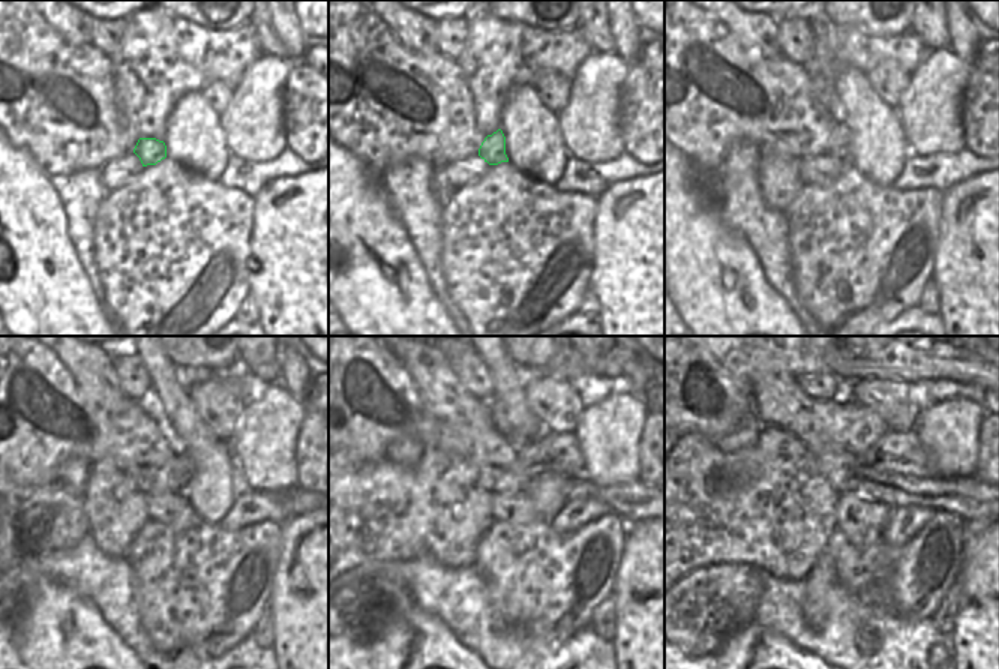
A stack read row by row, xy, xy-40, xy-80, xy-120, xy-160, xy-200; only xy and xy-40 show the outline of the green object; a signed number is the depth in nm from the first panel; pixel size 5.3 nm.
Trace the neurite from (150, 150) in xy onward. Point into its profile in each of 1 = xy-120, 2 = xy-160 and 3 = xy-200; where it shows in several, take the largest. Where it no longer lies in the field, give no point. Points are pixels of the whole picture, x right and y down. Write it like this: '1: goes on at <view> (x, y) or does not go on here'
1: goes on at xy-120 (183, 471)
2: goes on at xy-160 (560, 452)
3: goes on at xy-200 (902, 453)

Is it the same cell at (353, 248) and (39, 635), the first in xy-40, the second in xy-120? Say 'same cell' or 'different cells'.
same cell

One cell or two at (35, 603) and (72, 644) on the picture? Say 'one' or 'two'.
one

